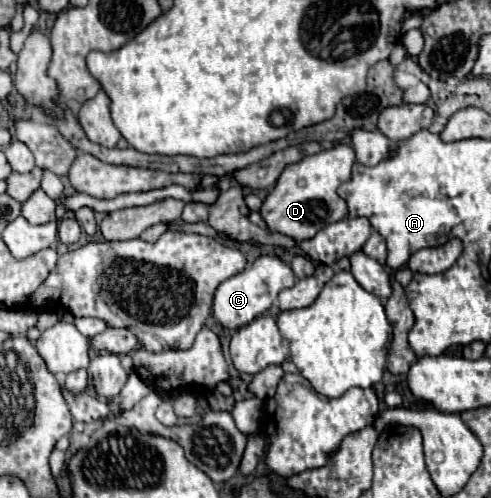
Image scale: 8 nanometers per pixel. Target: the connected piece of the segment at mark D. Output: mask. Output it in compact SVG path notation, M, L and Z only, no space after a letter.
M334 145L316 155L304 157L300 163L288 165L274 191L268 193L260 215L268 225L270 233L282 233L292 237L296 243L314 237L326 225L346 217L346 201L338 197L336 189L342 181L350 179L350 169L354 163L354 149L350 145Z

